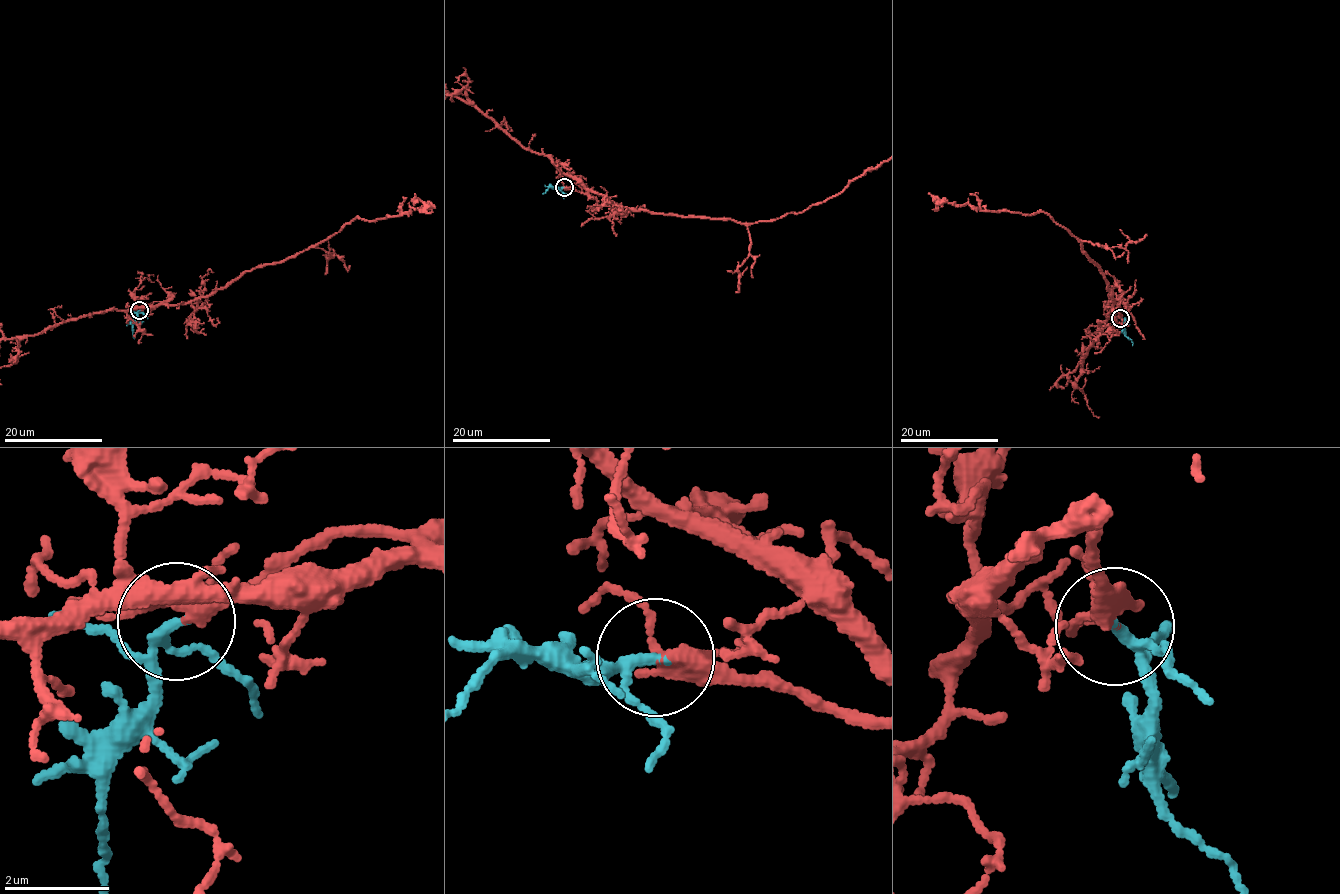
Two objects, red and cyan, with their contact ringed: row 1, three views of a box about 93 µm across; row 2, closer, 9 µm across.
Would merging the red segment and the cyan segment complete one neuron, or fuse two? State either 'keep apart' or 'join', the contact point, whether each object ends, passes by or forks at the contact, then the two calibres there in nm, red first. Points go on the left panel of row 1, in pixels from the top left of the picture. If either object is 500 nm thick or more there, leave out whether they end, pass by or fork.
join; at (139, 310); red forks there; cyan forks there; 280 nm thick on the red side, 120 nm on the other

